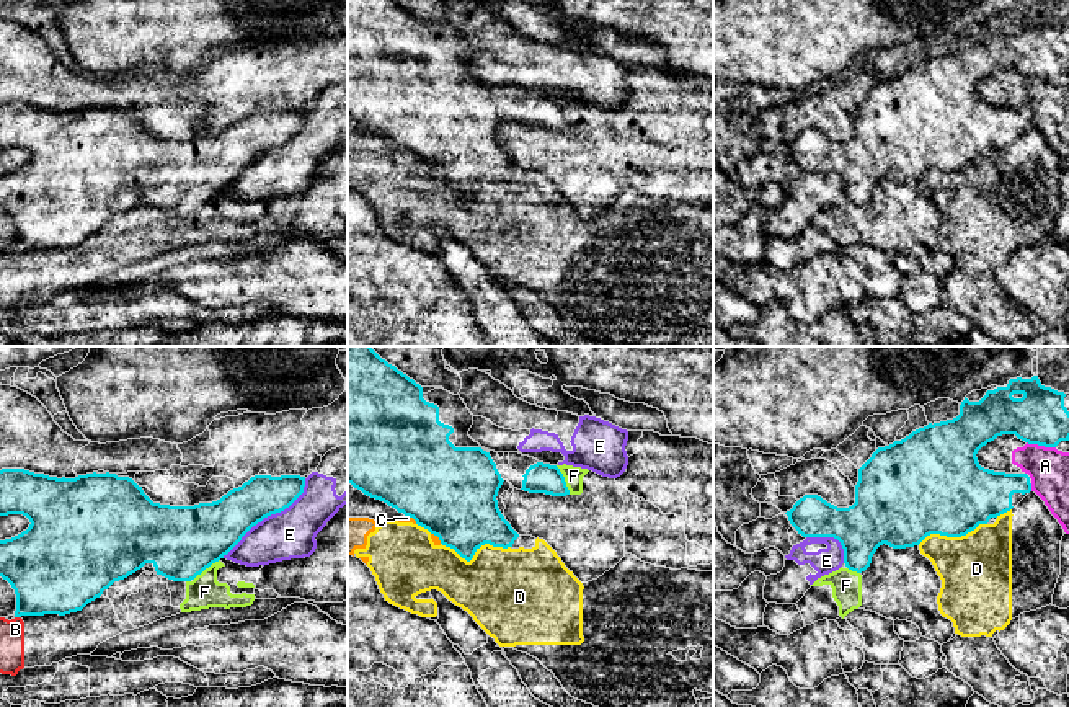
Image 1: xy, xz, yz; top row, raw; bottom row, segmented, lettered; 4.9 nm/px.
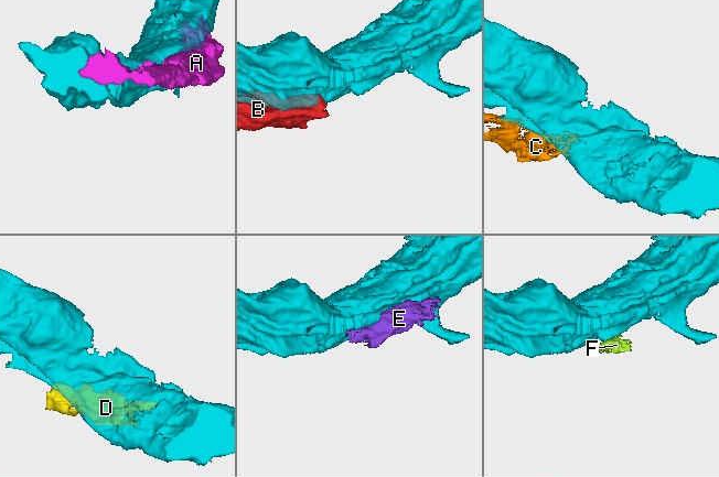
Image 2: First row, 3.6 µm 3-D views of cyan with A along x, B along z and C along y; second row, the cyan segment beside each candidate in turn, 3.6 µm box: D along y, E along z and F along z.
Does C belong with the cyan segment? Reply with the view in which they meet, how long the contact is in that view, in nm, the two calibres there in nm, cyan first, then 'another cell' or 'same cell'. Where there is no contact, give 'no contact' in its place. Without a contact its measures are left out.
contact in xz; length 80 nm; calibres 440 and 30 nm; another cell

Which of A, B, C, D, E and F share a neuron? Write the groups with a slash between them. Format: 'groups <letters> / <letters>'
groups A / B F / C D / E

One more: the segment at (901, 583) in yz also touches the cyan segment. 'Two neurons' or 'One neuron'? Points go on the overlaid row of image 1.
Two neurons

